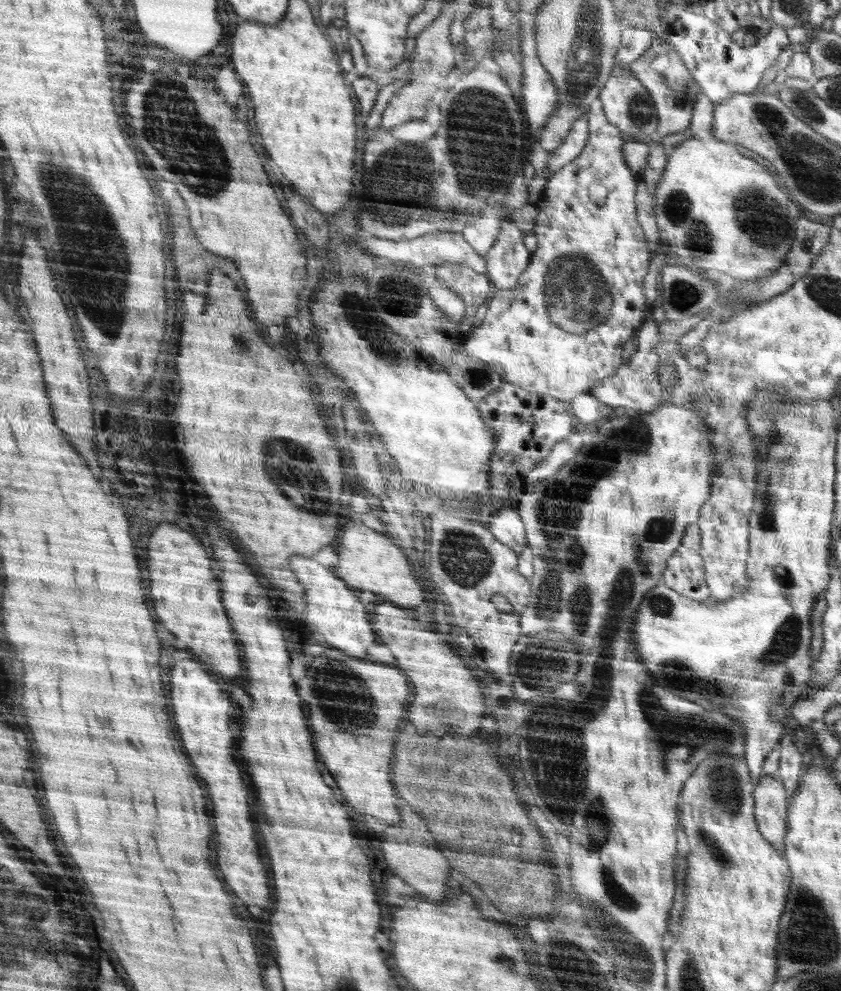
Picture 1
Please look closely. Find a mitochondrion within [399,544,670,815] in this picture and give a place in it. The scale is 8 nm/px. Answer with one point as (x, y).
(530, 667)

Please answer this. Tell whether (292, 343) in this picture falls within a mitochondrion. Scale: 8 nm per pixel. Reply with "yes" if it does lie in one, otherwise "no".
no

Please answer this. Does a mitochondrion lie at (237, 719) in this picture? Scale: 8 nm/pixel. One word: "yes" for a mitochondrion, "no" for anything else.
no

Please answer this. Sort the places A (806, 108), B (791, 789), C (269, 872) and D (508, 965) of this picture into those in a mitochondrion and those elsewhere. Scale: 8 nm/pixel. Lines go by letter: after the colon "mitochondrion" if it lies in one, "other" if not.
A: mitochondrion
B: other
C: other
D: mitochondrion

